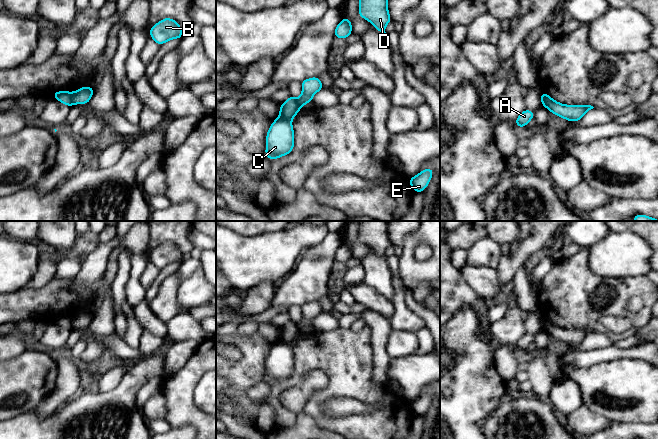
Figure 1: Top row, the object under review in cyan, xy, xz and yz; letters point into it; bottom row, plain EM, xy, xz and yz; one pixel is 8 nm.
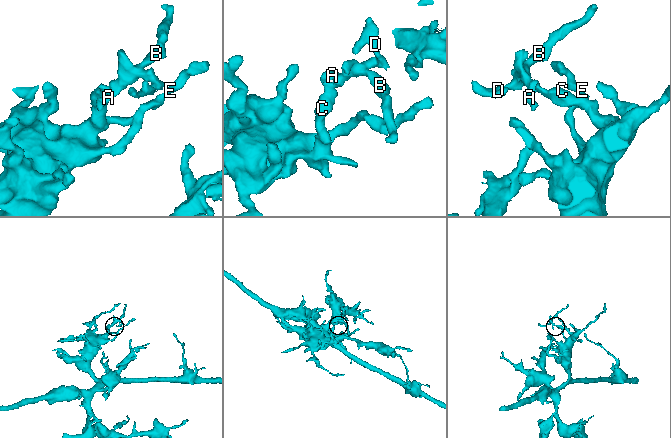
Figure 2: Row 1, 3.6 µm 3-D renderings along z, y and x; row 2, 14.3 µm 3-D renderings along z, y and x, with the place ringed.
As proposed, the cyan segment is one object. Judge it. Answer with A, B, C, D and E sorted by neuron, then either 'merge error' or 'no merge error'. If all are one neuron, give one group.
groups A B D / C E; merge error

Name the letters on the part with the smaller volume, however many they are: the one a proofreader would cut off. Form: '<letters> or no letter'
A, B, D

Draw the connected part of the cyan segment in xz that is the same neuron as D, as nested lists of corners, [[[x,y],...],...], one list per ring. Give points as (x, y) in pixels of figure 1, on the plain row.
[[[359,221],[359,240],[365,242],[381,257],[392,245],[388,237],[388,221]]]

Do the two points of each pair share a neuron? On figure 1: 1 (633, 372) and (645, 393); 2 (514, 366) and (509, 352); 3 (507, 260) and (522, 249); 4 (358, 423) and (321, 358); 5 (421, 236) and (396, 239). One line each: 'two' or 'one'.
1: one
2: one
3: one
4: one
5: two

